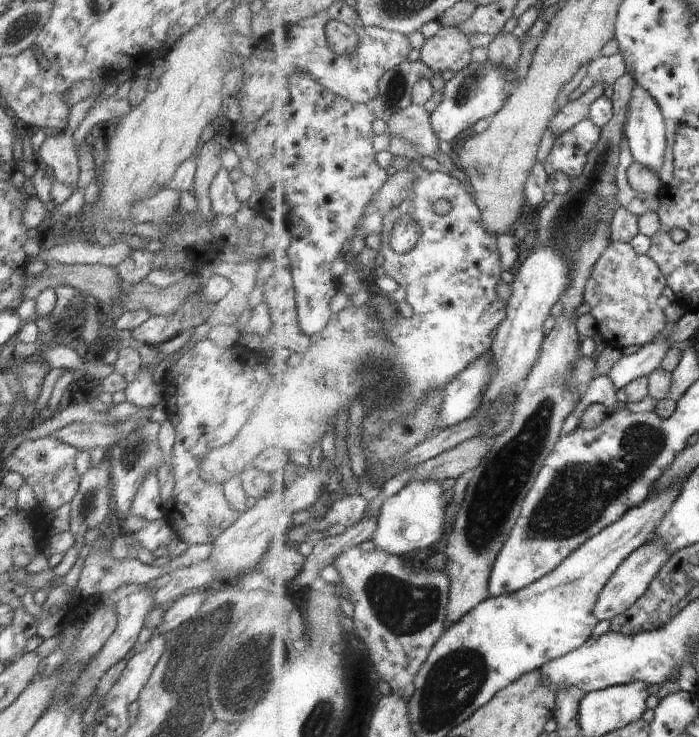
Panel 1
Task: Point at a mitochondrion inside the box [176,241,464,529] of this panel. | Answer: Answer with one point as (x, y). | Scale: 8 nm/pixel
(367, 372)

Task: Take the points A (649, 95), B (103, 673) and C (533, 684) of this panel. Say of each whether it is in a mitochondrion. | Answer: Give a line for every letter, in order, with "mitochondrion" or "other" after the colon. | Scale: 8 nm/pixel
A: other
B: other
C: other

